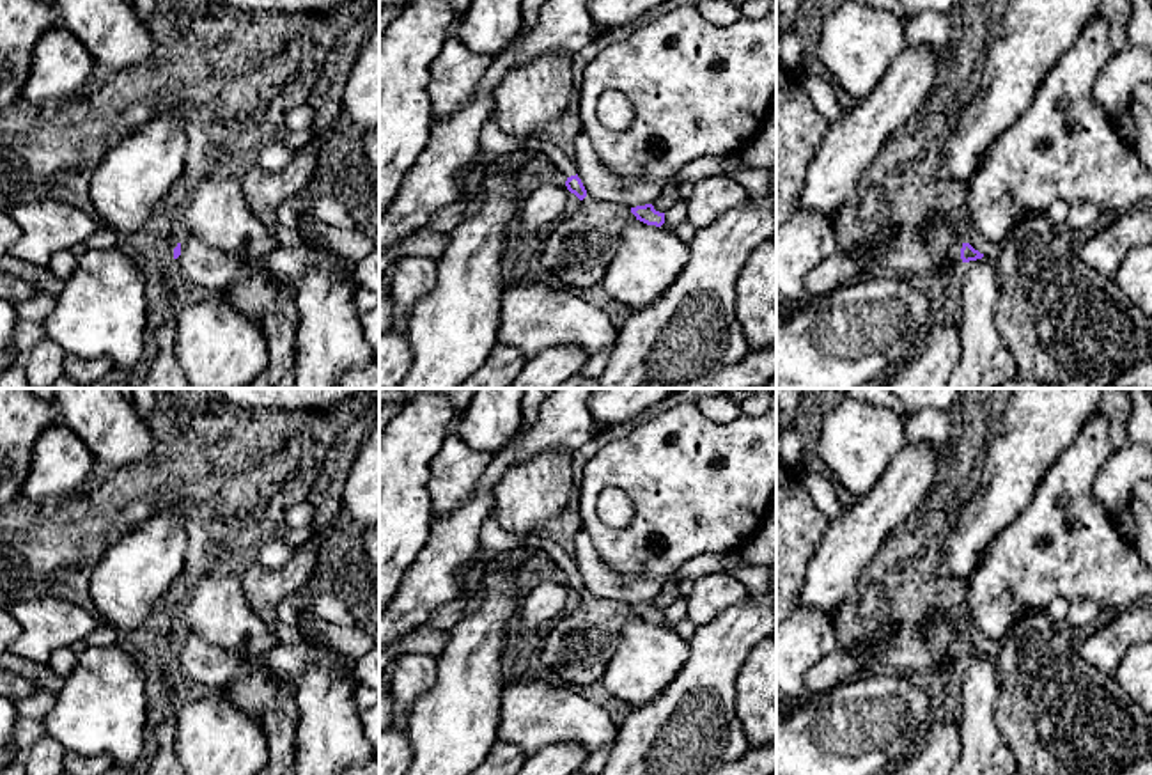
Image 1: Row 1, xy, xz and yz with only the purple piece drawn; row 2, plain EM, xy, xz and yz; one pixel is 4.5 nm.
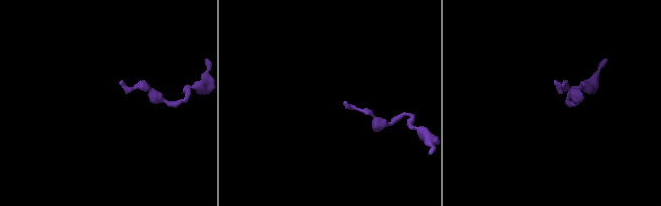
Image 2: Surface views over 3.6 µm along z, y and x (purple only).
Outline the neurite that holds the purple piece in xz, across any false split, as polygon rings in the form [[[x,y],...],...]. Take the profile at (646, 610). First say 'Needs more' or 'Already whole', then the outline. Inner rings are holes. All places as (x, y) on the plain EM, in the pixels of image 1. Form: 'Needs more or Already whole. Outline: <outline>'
Already whole. Outline: [[[652,601],[631,605],[631,610],[647,622],[661,624],[665,621],[665,610],[656,608]]]

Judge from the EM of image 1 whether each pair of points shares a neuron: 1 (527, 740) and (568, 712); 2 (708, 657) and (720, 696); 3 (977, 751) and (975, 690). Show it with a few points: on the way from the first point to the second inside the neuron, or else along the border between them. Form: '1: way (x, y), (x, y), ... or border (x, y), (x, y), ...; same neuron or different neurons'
1: way (537, 729), (552, 715), (557, 715); same neuron
2: way (709, 665), (711, 687); same neuron
3: way (977, 736), (977, 704); same neuron

